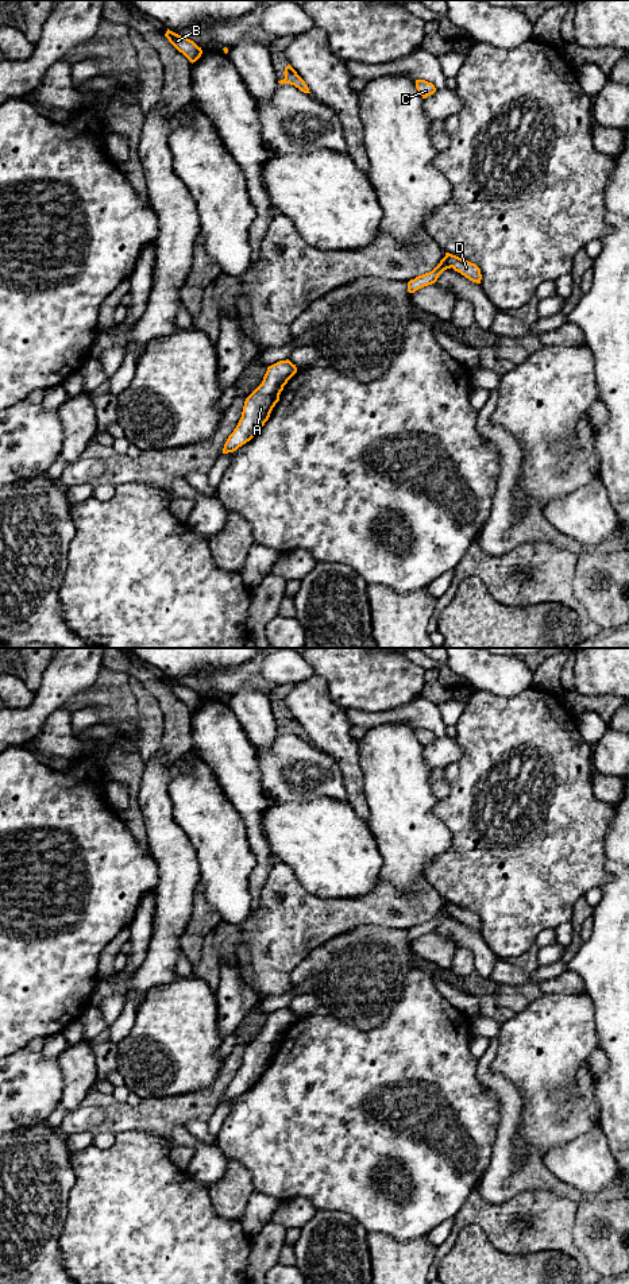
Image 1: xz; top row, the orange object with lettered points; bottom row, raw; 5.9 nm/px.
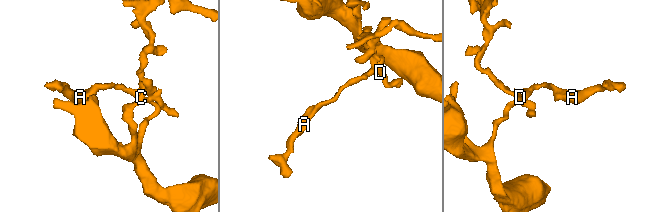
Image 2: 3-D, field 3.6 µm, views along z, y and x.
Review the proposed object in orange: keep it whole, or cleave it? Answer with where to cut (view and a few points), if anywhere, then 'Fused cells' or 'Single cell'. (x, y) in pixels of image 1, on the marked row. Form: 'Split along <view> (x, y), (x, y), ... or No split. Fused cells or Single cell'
Split along xz (444, 257), (451, 266). Fused cells

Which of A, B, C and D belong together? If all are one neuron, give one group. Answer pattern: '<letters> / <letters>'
A B C / D

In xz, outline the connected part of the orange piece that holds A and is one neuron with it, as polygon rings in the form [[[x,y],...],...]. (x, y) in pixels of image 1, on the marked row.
[[[289,359],[267,367],[262,383],[246,398],[242,417],[228,436],[223,454],[236,451],[261,431],[279,401],[283,386],[296,373],[297,367]]]

